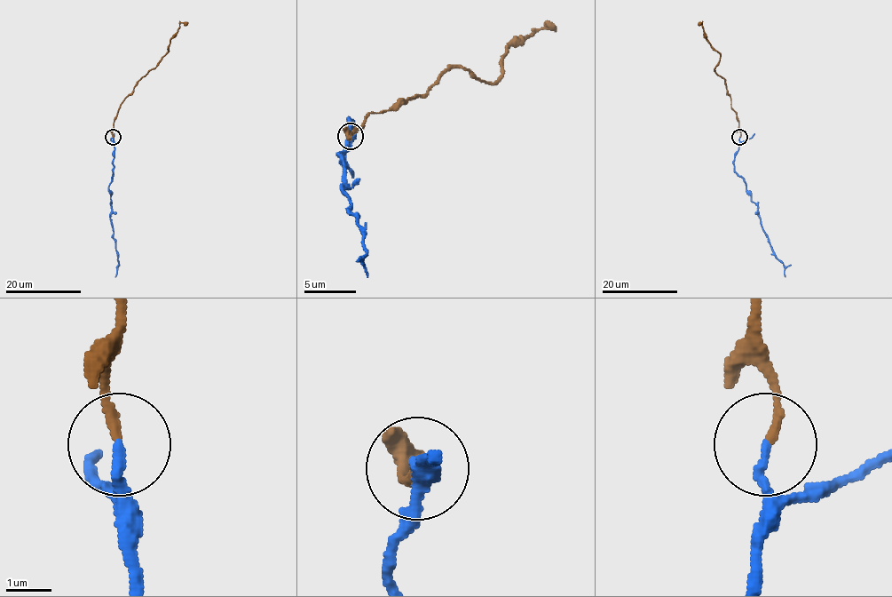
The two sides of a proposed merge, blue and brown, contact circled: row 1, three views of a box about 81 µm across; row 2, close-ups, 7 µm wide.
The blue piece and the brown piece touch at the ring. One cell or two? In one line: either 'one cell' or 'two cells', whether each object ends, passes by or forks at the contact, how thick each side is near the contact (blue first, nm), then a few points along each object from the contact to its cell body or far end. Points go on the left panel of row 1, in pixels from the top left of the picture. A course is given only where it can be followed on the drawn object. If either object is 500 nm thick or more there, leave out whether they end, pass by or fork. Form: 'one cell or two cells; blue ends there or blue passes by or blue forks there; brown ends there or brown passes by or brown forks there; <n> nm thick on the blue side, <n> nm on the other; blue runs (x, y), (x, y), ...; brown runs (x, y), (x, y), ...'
one cell; blue ends there; brown ends there; 200 nm thick on the blue side, 180 nm on the other; blue runs (114, 138), (114, 176), (108, 192), (110, 223), (119, 263), (115, 276); brown runs (114, 138), (114, 122), (121, 102), (168, 51), (179, 24), (187, 24)

